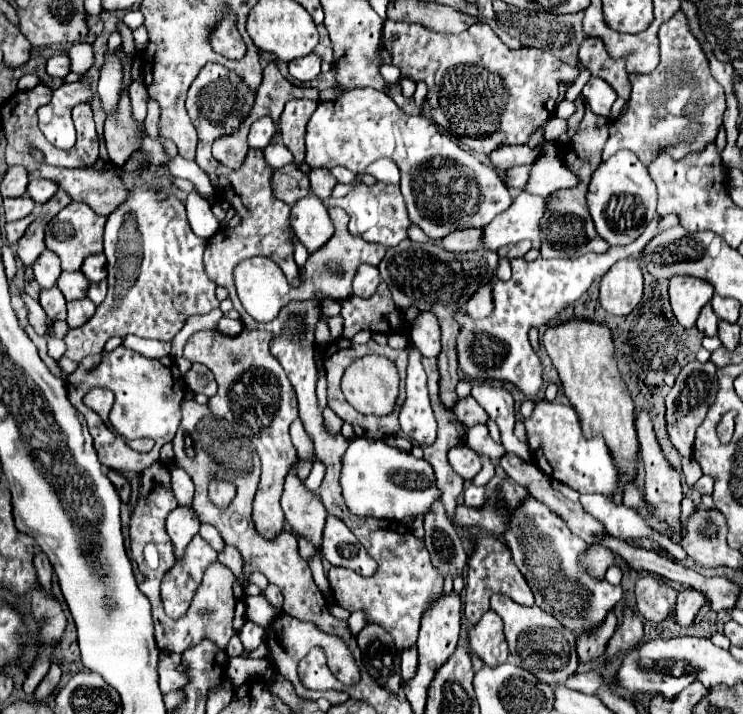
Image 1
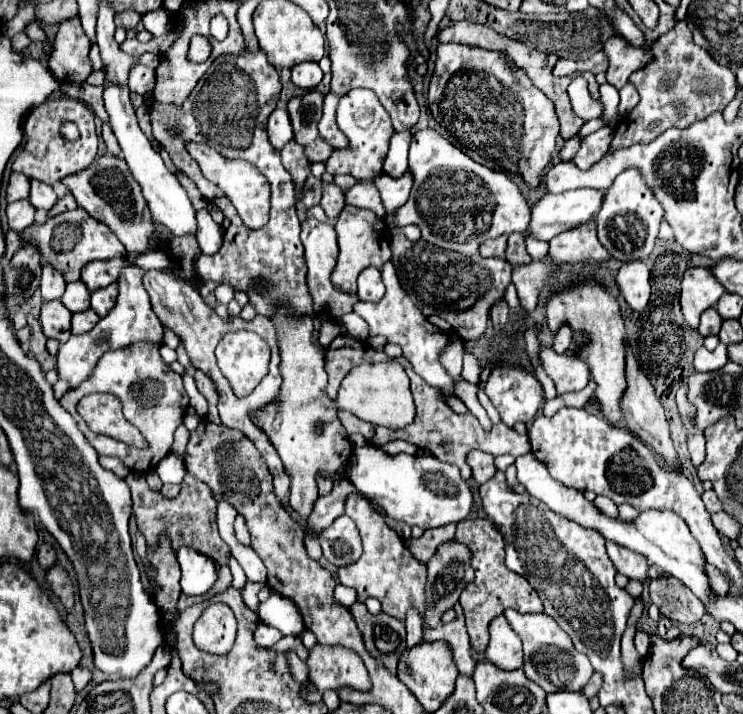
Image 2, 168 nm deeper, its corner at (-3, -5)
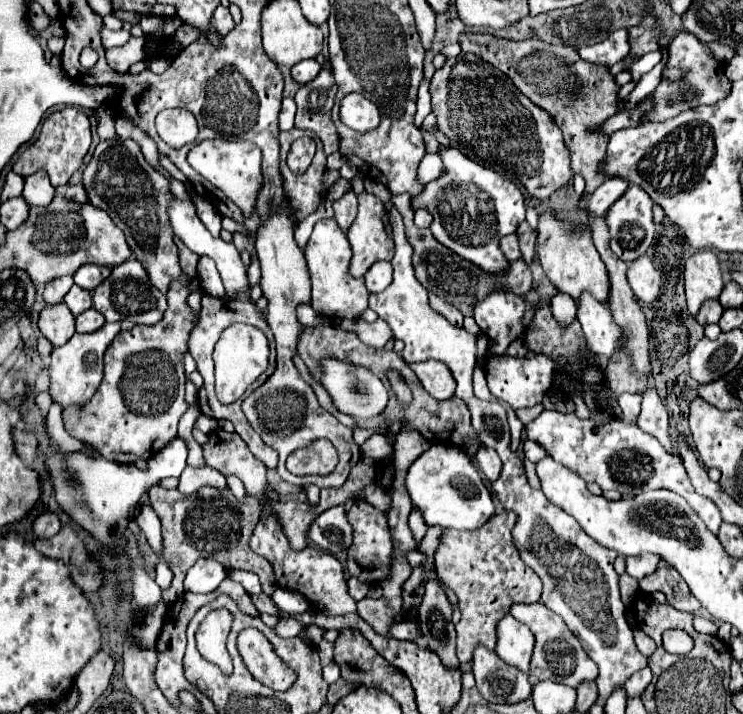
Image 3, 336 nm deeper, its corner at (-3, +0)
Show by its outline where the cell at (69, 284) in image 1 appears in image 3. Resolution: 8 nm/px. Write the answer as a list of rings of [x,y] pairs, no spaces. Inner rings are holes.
[[[72,285],[72,289],[64,297],[64,303],[68,305],[68,309],[74,315],[80,315],[88,307],[92,307],[92,295],[90,295],[90,291],[86,291],[86,289],[78,287],[78,285]]]

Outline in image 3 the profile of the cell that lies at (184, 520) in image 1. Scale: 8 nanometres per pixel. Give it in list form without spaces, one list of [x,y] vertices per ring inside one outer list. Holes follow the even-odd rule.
[[[198,559],[190,567],[190,571],[184,579],[184,591],[210,593],[222,583],[224,577],[226,577],[226,569],[222,569],[222,565],[218,565],[218,561]]]

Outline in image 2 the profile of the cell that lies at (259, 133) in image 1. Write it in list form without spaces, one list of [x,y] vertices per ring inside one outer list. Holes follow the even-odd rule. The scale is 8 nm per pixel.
[[[276,108],[270,114],[266,130],[268,130],[268,138],[270,138],[270,142],[274,144],[276,150],[280,150],[286,142],[290,142],[294,134],[292,134],[292,124],[290,124],[288,110],[286,108]]]

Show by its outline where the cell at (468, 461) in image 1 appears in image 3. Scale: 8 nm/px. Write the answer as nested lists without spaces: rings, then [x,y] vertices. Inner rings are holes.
[[[480,447],[478,453],[476,453],[476,461],[478,461],[478,469],[486,475],[488,481],[496,481],[498,479],[502,463],[500,463],[500,457],[498,457],[498,453],[494,449]]]

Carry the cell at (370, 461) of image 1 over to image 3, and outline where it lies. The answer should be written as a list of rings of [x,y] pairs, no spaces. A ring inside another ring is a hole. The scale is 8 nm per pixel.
[[[432,445],[424,451],[408,467],[404,483],[412,505],[422,513],[426,525],[440,525],[444,529],[476,529],[486,523],[486,517],[494,515],[492,495],[480,473],[472,465],[466,451],[454,445]]]

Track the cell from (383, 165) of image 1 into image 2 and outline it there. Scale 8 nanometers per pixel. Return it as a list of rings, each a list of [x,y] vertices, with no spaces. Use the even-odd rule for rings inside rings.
[[[410,130],[394,134],[390,140],[390,150],[384,160],[384,172],[388,176],[402,176],[408,170],[408,148],[410,148]]]

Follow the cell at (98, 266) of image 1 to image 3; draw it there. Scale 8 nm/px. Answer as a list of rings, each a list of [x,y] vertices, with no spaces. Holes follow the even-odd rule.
[[[86,263],[74,275],[74,283],[88,289],[88,291],[92,291],[96,285],[100,285],[110,275],[112,269],[114,267],[110,267],[110,265],[90,265],[90,263]]]

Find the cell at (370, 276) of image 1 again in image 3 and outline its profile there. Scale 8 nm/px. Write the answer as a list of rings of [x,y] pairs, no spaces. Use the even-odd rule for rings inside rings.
[[[376,261],[364,275],[370,293],[384,291],[390,285],[390,279],[392,279],[392,265],[388,261]]]

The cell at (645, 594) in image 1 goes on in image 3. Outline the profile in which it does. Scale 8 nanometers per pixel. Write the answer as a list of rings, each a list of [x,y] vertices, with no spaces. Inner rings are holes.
[[[658,567],[652,575],[644,577],[640,587],[648,593],[662,591],[666,595],[666,603],[678,611],[700,611],[700,601],[690,593],[686,581],[672,567]]]

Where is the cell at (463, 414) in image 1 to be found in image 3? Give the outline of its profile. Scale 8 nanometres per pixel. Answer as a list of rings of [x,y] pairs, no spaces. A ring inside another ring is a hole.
[[[424,361],[424,363],[412,363],[410,369],[418,375],[422,387],[434,397],[434,399],[450,399],[456,389],[456,381],[452,379],[450,369],[440,361]]]

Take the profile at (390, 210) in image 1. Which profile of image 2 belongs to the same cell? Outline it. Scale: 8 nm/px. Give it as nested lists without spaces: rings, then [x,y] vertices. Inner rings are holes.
[[[410,170],[400,178],[380,174],[378,178],[374,178],[374,184],[382,196],[386,212],[392,214],[396,208],[400,208],[408,200],[408,194],[412,188],[412,174],[410,174]]]

